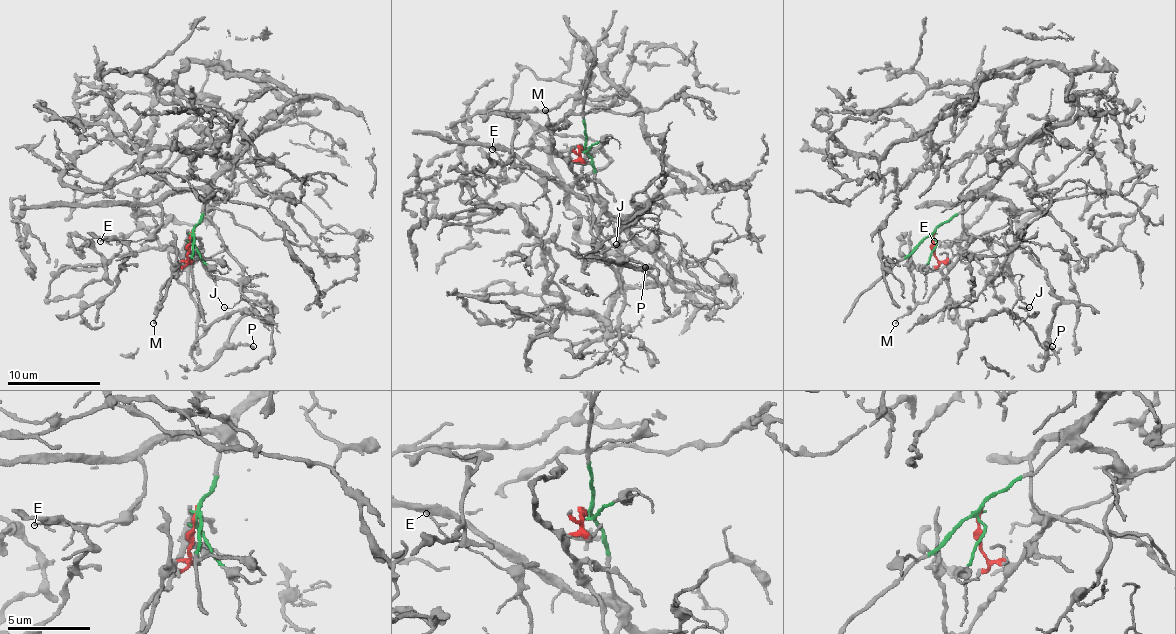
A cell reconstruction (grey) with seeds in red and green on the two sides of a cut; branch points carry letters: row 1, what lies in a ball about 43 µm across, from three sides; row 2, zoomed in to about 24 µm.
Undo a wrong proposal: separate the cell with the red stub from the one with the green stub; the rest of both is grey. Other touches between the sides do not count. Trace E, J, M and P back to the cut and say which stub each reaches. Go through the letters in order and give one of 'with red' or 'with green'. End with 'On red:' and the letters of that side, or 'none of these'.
E: with green
J: with green
M: with red
P: with red
On red: M, P

